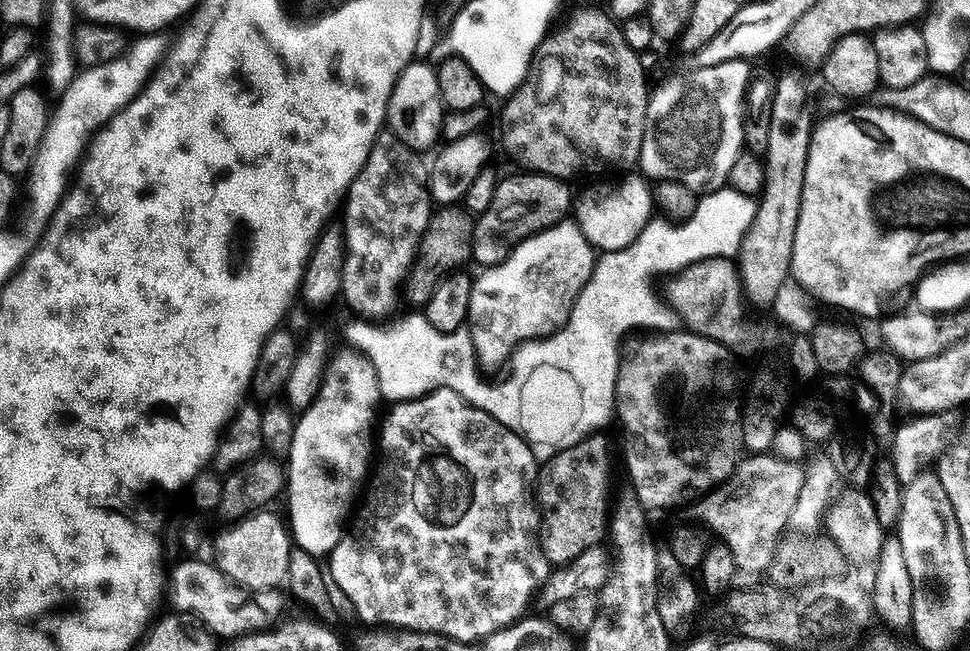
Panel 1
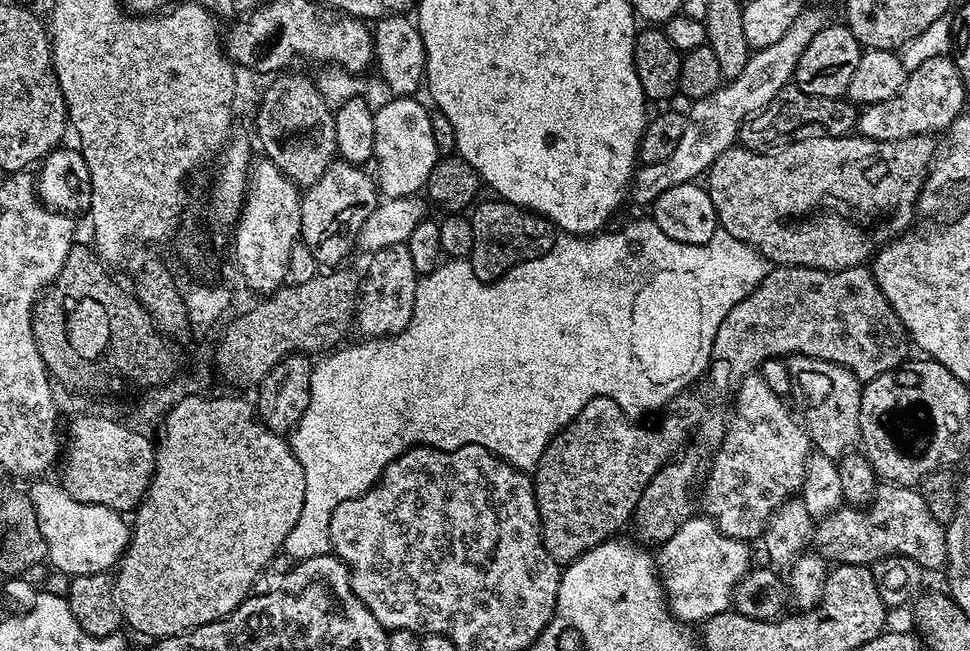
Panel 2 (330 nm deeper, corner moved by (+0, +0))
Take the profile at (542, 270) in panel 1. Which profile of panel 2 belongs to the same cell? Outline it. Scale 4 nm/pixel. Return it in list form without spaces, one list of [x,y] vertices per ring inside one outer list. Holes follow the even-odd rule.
[[[805,7],[804,11],[790,22],[790,30],[774,42],[774,46],[755,49],[746,62],[746,70],[738,78],[725,83],[714,94],[701,100],[691,101],[689,111],[685,115],[685,129],[674,154],[657,165],[640,164],[632,174],[630,185],[630,200],[636,204],[650,206],[663,192],[670,190],[670,186],[693,183],[703,177],[716,159],[728,148],[737,143],[740,129],[749,118],[763,110],[772,99],[789,87],[795,77],[796,67],[814,34],[818,30],[828,27],[830,17],[820,8]]]

